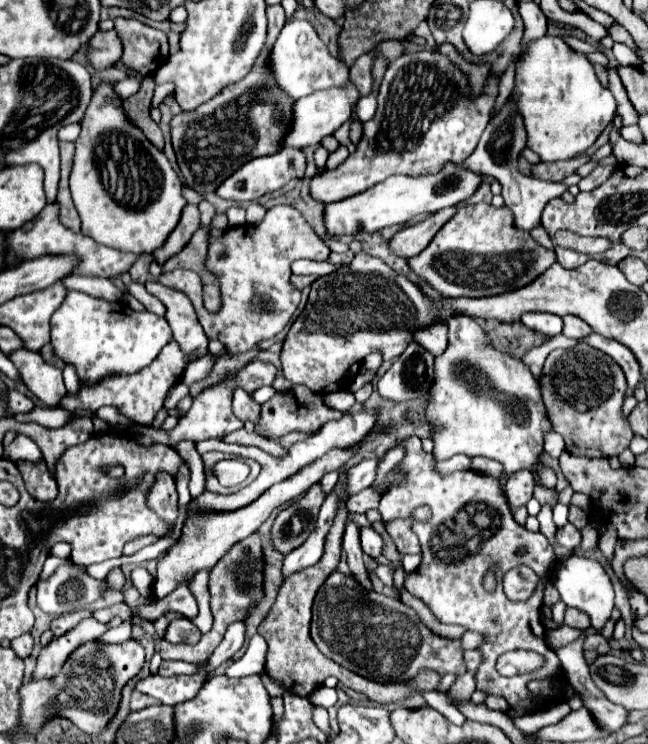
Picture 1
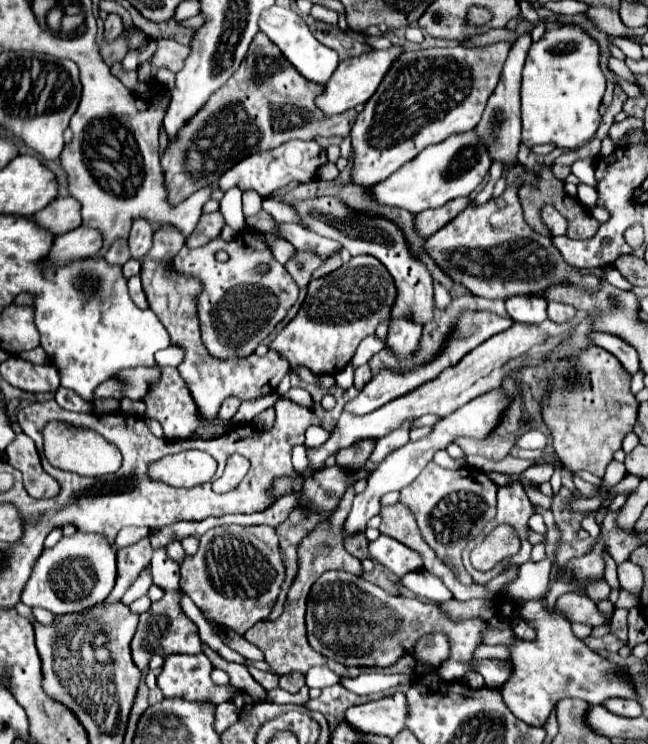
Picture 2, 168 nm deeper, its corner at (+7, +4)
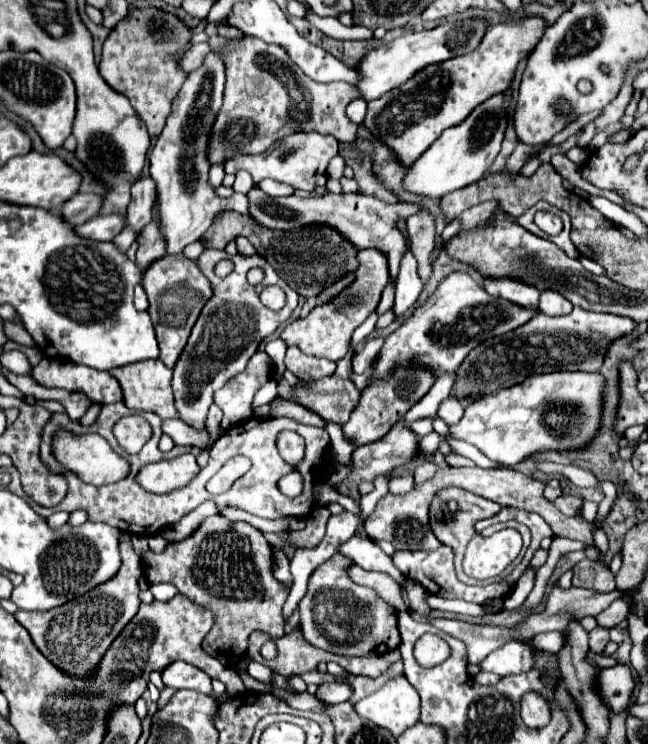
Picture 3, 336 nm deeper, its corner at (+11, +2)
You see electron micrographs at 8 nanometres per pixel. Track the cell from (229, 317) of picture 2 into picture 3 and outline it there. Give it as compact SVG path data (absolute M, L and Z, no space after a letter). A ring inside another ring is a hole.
M205 248L203 254L197 258L197 266L199 270L209 278L211 288L213 288L213 296L209 298L209 302L203 306L193 332L189 336L189 342L177 362L177 366L173 368L173 394L175 394L175 406L181 414L181 420L187 422L189 426L203 430L205 428L205 414L209 410L209 406L213 404L213 392L221 388L221 382L227 382L229 378L233 378L235 374L239 374L241 370L245 370L249 358L257 352L261 340L265 340L267 336L271 336L295 310L299 294L289 288L279 276L277 272L271 268L271 264L261 258L259 254L253 256L243 256L243 254L235 254L231 256L235 268L229 276L219 278L215 276L213 268L215 264L227 258L225 250L215 250L215 248ZM253 266L261 266L265 270L265 280L257 286L251 286L247 282L247 270ZM265 286L279 286L285 290L287 294L287 302L285 306L275 312L269 310L261 304L261 290Z

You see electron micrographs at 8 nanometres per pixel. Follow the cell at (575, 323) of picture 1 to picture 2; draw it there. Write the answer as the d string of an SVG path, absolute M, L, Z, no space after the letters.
M547 302L547 316L549 316L549 320L563 324L563 322L569 322L575 318L575 308L569 304L563 304L563 302Z

